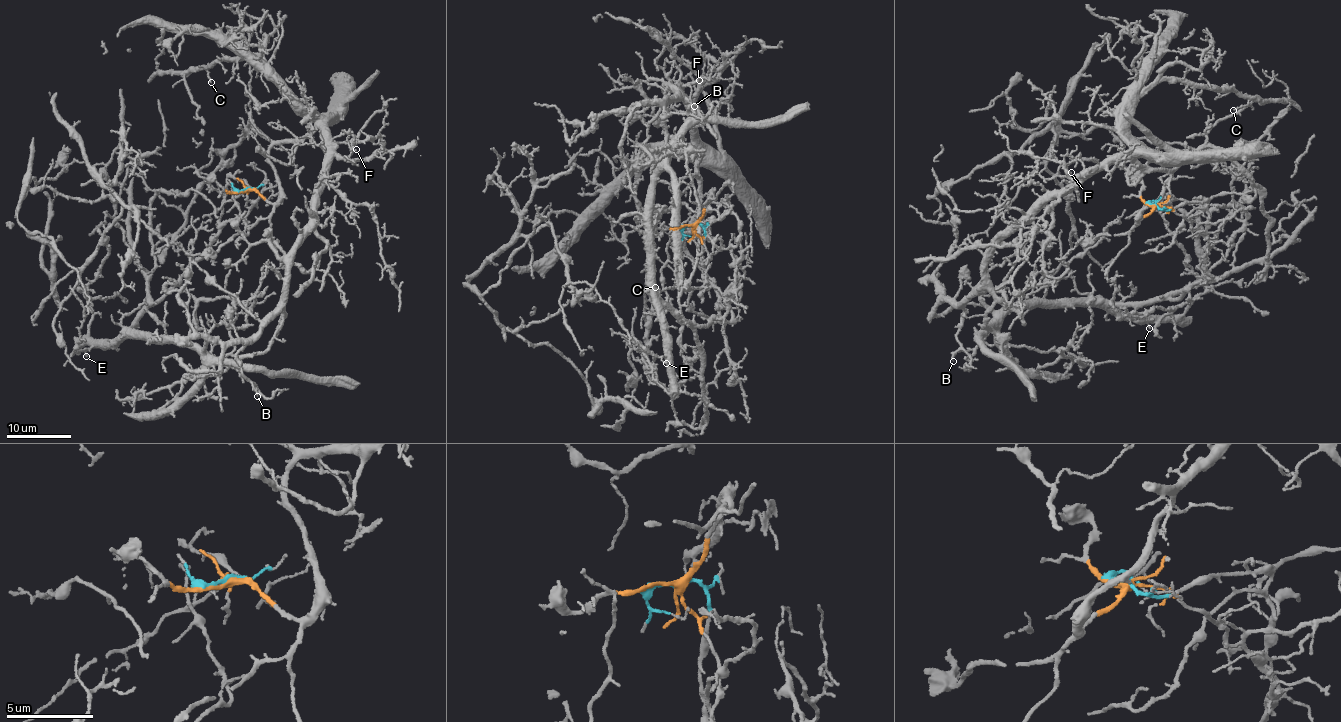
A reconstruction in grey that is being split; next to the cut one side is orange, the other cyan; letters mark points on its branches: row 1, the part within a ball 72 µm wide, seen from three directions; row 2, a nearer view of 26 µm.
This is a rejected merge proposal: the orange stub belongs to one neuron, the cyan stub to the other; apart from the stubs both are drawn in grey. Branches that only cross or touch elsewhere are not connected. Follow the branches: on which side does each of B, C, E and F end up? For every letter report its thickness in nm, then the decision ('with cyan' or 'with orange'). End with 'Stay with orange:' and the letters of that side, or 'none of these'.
B: calibre 150 nm; with orange
C: calibre 100 nm; with orange
E: calibre 140 nm; with cyan
F: calibre 120 nm; with orange
Stay with orange: B, C, F

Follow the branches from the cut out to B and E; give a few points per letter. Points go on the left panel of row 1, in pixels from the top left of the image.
B: (246, 191), (279, 197), (270, 149), (298, 145), (318, 128), (324, 135), (282, 300), (237, 352), (257, 395)
E: (246, 191), (254, 188), (230, 175), (216, 240), (161, 298), (144, 304), (121, 336), (102, 338), (86, 357)

